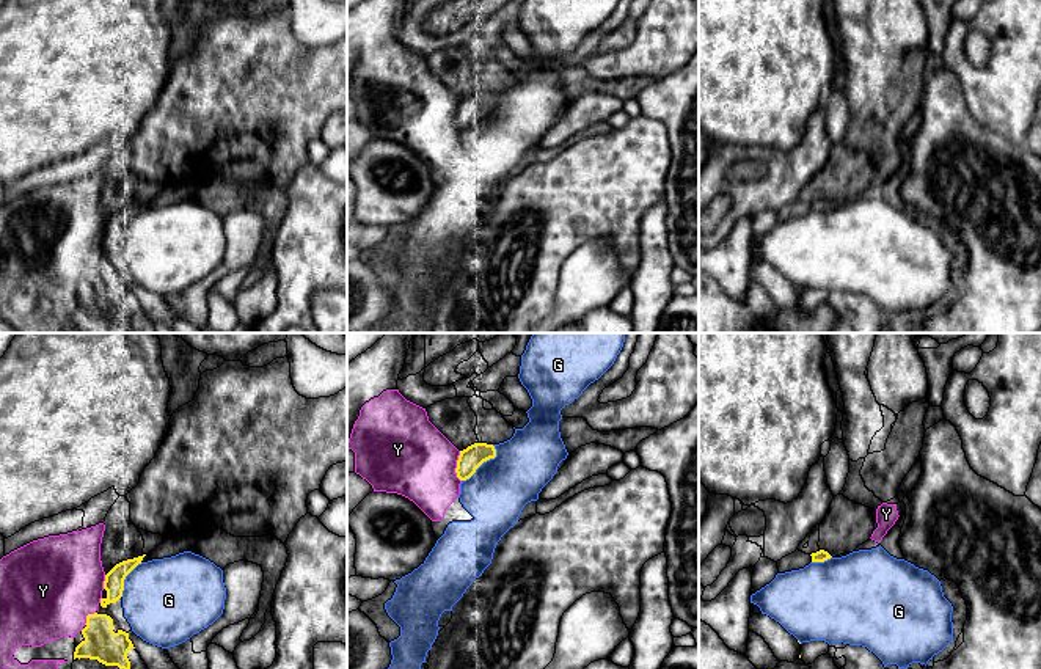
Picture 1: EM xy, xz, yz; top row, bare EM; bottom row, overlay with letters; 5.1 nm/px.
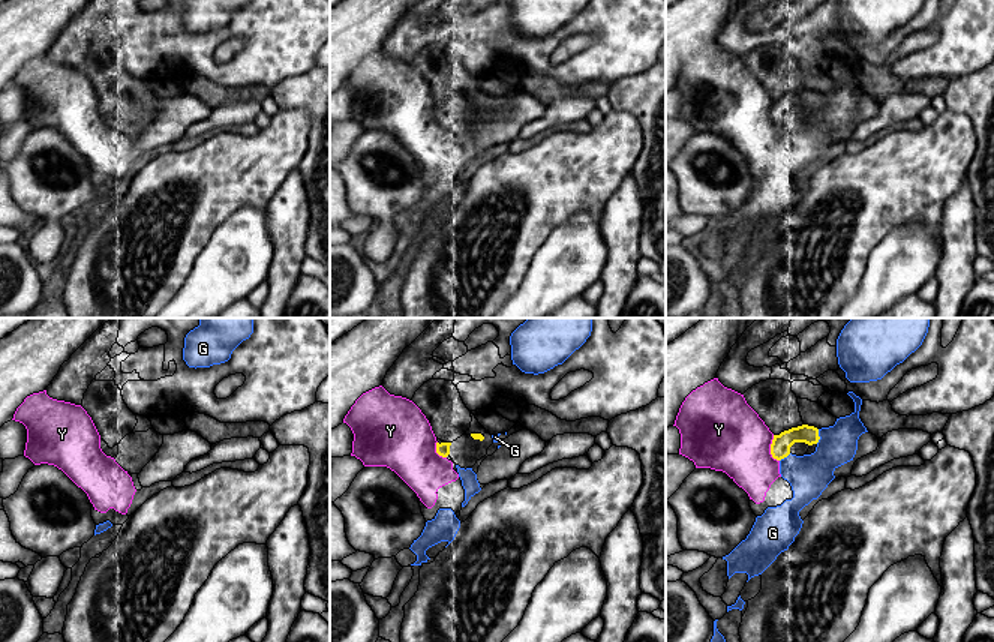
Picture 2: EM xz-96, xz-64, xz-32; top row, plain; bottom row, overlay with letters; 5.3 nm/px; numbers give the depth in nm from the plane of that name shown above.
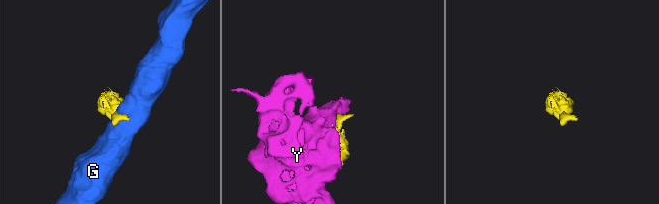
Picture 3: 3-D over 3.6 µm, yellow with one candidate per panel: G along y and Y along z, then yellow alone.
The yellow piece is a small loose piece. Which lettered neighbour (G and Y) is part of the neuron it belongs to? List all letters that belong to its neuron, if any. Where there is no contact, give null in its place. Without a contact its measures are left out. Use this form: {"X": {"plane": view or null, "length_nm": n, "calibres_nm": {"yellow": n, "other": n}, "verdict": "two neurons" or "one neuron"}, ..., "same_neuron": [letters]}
{"G": {"plane": "xz", "length_nm": 260, "calibres_nm": {"yellow": 120, "other": 320}, "verdict": "two neurons"}, "Y": {"plane": "xz", "length_nm": 160, "calibres_nm": {"yellow": 120, "other": 400}, "verdict": "two neurons"}, "same_neuron": []}

